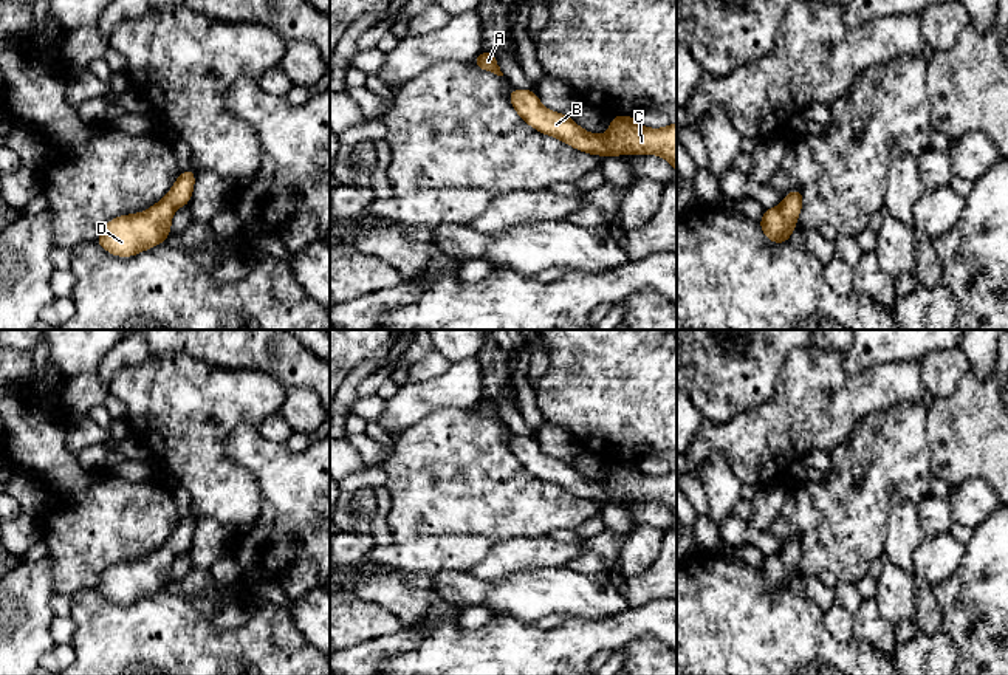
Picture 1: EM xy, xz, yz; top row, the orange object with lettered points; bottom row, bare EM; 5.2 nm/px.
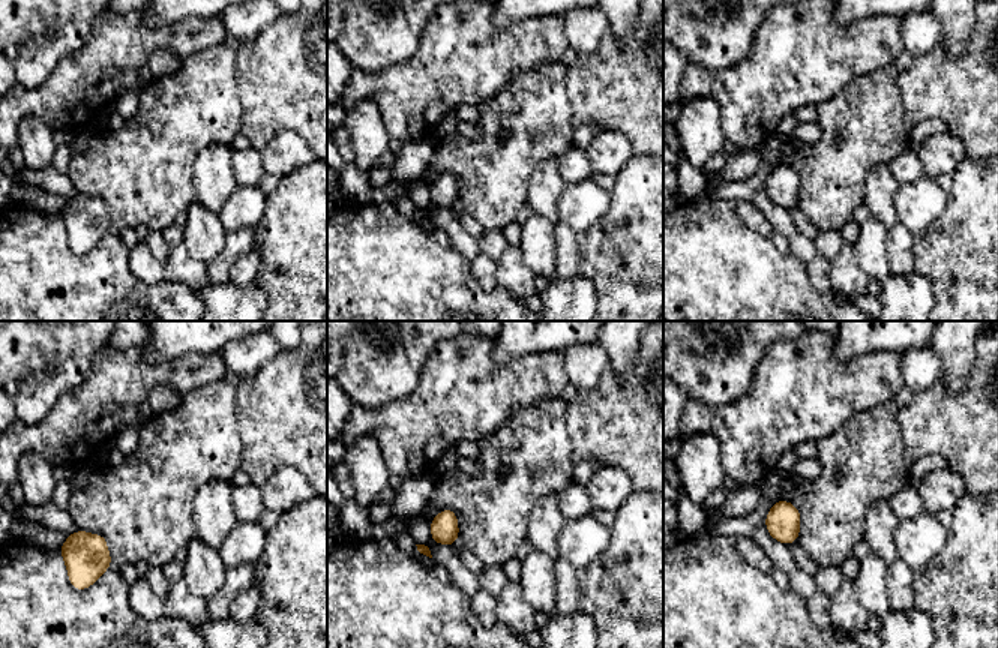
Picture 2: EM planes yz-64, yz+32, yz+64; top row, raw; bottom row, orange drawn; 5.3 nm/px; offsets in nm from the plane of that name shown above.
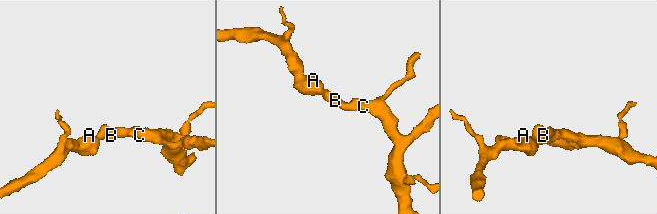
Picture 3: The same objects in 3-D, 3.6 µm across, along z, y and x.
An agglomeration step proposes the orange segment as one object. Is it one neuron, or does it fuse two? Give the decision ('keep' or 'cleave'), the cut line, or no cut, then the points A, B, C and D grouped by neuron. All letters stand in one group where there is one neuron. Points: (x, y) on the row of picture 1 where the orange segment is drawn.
keep | no cut | A B C D

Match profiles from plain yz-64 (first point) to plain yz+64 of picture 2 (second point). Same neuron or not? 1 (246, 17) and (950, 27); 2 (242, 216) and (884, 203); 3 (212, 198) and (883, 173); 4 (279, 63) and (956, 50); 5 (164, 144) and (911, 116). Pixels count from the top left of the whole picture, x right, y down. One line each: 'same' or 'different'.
1: different
2: different
3: same
4: different
5: different

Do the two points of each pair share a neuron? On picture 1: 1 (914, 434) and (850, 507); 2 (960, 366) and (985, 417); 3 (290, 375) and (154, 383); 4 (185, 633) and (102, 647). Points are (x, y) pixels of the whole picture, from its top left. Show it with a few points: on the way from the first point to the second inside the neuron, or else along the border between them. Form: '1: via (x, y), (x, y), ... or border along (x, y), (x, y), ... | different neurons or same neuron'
1: via (895, 452), (866, 482), (864, 488) | same neuron
2: border along (970, 369), (949, 395), (936, 397) | different neurons
3: border along (259, 370), (271, 375), (285, 389) | different neurons
4: via (164, 647), (123, 647) | same neuron

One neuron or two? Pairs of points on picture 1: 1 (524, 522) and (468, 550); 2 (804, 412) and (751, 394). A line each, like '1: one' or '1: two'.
1: two
2: two

